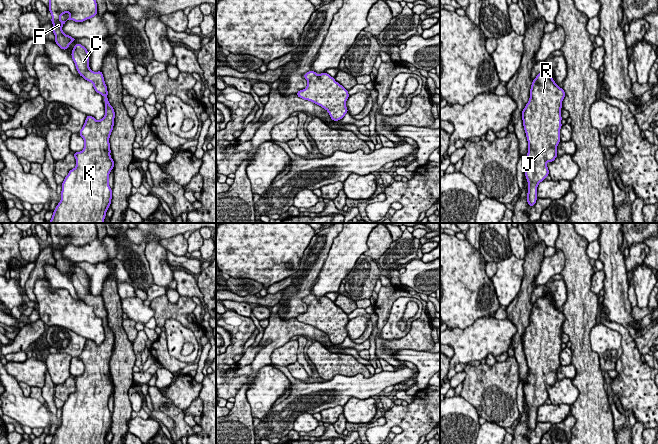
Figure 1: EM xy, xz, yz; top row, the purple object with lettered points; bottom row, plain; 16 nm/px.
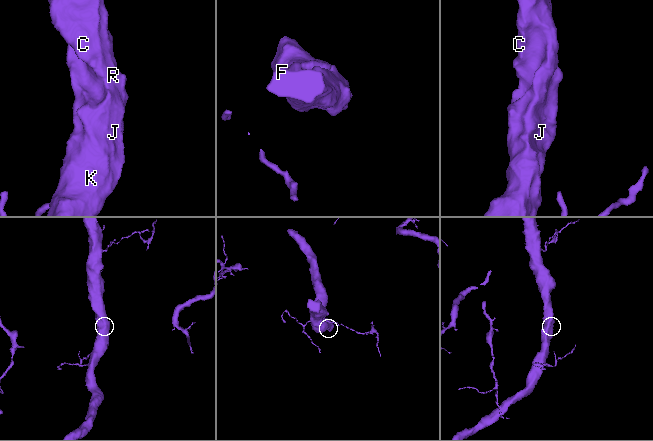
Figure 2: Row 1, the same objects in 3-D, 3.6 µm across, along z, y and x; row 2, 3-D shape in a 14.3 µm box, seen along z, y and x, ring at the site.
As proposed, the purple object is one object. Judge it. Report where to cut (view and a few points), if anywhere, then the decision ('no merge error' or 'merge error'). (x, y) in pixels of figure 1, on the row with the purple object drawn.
cut none; no merge error

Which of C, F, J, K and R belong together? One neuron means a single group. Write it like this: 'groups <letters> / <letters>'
groups C F J K R

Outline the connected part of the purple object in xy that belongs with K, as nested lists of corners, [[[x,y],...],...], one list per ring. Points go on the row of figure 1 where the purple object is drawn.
[[[76,43],[71,56],[79,75],[91,82],[95,91],[105,97],[105,115],[99,121],[87,115],[85,123],[79,132],[79,135],[84,140],[84,149],[73,154],[76,159],[76,167],[71,169],[64,178],[60,194],[61,201],[53,211],[50,223],[104,223],[106,212],[112,199],[109,174],[114,168],[114,161],[110,156],[109,138],[114,126],[115,112],[108,102],[108,91],[102,71],[93,72],[90,70],[87,49]]]

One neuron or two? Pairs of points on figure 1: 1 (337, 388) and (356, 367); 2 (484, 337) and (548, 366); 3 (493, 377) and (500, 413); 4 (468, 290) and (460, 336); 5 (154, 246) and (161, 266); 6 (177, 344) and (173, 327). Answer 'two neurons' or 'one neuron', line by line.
1: two neurons
2: two neurons
3: one neuron
4: two neurons
5: one neuron
6: one neuron

